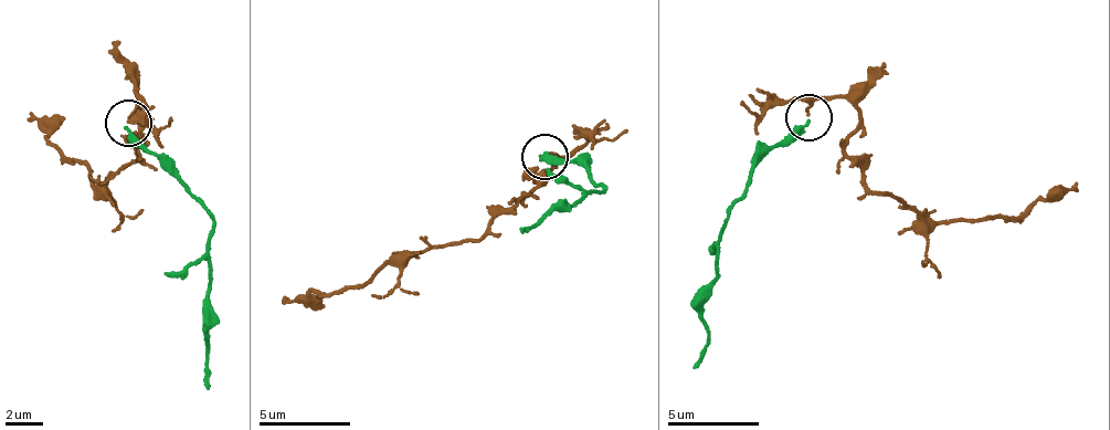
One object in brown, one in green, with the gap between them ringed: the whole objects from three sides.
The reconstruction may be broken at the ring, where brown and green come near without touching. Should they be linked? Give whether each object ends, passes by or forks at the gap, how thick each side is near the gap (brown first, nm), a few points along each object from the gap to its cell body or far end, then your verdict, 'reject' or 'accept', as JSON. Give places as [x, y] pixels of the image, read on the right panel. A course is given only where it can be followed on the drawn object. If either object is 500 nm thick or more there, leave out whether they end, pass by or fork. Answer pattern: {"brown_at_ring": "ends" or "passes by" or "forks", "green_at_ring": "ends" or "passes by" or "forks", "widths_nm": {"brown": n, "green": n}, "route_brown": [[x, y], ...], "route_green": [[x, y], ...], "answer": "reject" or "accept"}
{"brown_at_ring": "ends", "green_at_ring": "ends", "widths_nm": {"brown": 120, "green": 260}, "route_brown": [[806, 114], [835, 96], [857, 108], [845, 155], [869, 190], [896, 196], [939, 222], [1019, 218], [1071, 188]], "route_green": [[806, 122], [764, 151], [730, 212], [717, 243], [717, 285], [702, 304], [706, 355], [694, 368]], "answer": "accept"}

